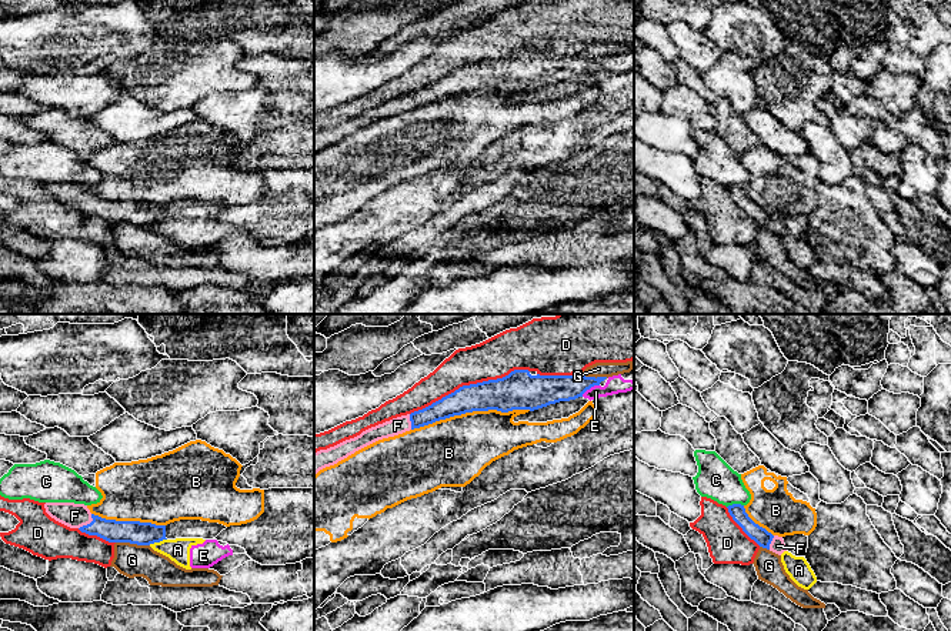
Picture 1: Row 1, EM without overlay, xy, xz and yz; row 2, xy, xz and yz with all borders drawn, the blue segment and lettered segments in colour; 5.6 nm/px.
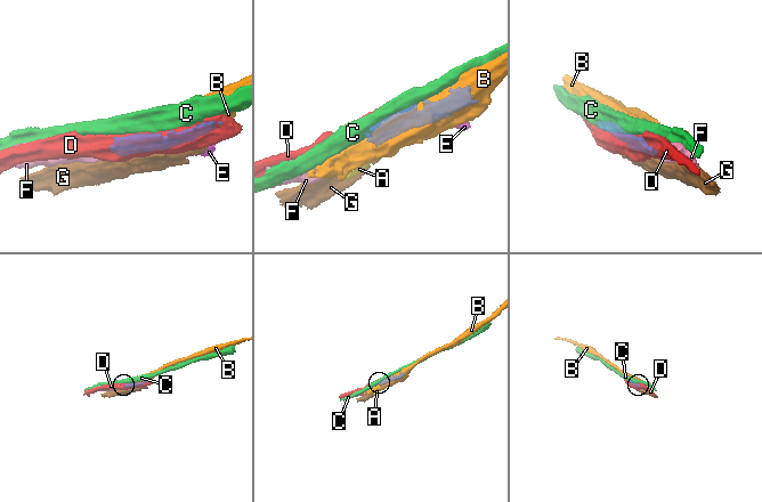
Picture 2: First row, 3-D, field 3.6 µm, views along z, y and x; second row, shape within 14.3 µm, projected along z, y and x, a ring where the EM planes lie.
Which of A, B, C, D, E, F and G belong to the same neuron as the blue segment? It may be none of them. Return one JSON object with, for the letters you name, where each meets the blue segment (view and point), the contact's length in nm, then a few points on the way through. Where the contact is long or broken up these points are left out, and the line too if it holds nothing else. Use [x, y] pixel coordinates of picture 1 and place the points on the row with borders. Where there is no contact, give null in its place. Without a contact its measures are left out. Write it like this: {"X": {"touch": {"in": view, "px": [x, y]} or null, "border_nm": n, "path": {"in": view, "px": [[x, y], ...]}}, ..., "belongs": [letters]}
{"F": {"touch": {"in": "xy", "px": [87, 524]}, "border_nm": 120, "path": {"in": "xy", "px": [[110, 530], [87, 524], [79, 516], [74, 516]]}}, "belongs": ["F"]}

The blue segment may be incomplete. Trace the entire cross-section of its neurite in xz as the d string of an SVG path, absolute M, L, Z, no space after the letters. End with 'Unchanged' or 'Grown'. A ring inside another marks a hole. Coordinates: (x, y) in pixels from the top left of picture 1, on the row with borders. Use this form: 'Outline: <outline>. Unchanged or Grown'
Outline: M514 370L503 378L463 385L423 410L393 418L363 431L354 438L314 453L314 475L378 440L473 411L534 411L550 404L583 397L587 390L600 385L605 378L583 374L531 375L528 370Z. Grown

